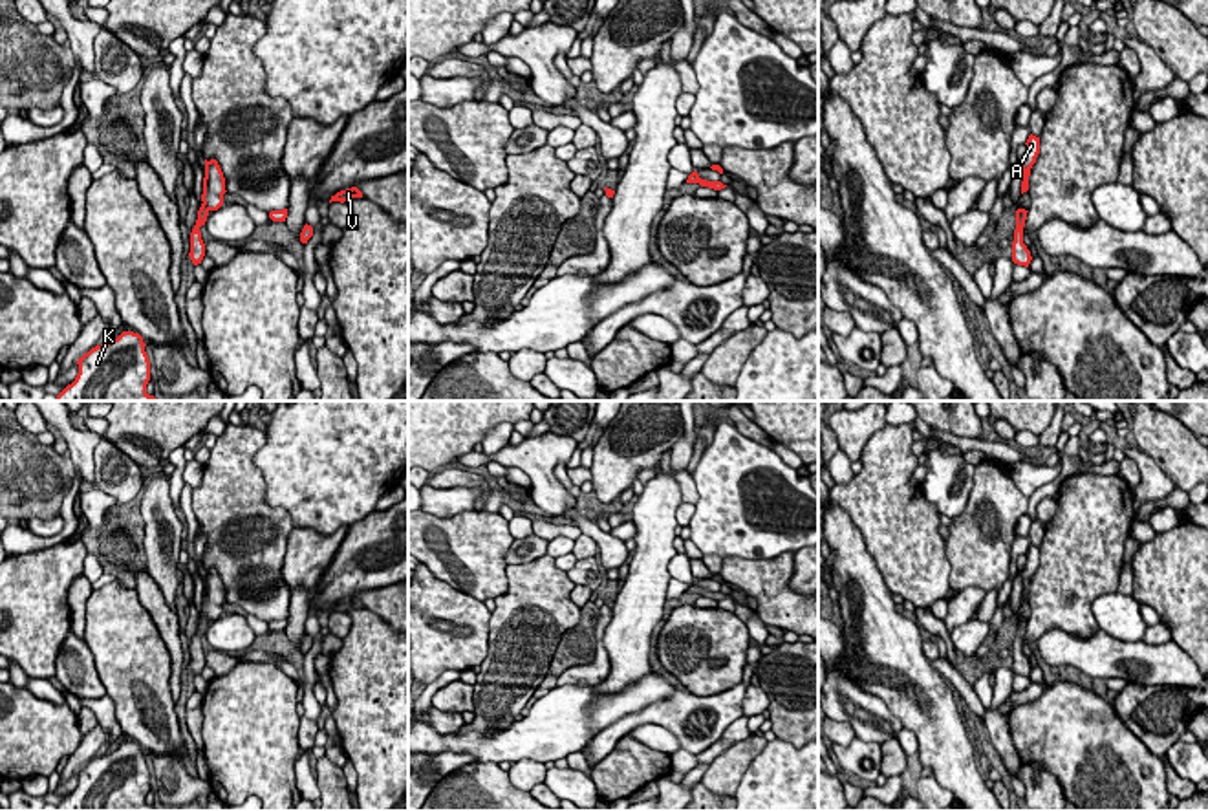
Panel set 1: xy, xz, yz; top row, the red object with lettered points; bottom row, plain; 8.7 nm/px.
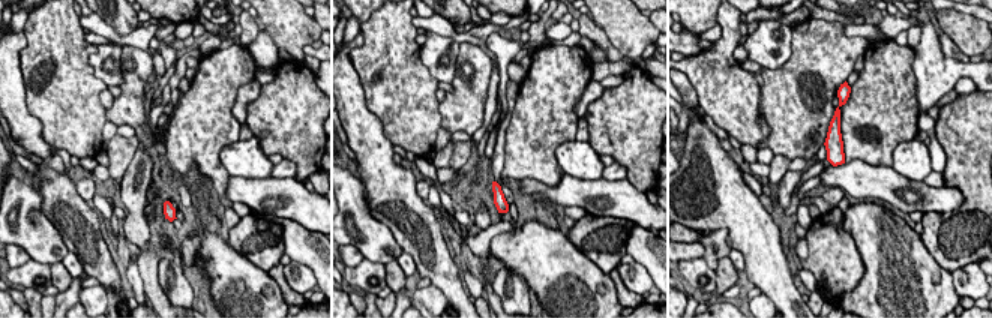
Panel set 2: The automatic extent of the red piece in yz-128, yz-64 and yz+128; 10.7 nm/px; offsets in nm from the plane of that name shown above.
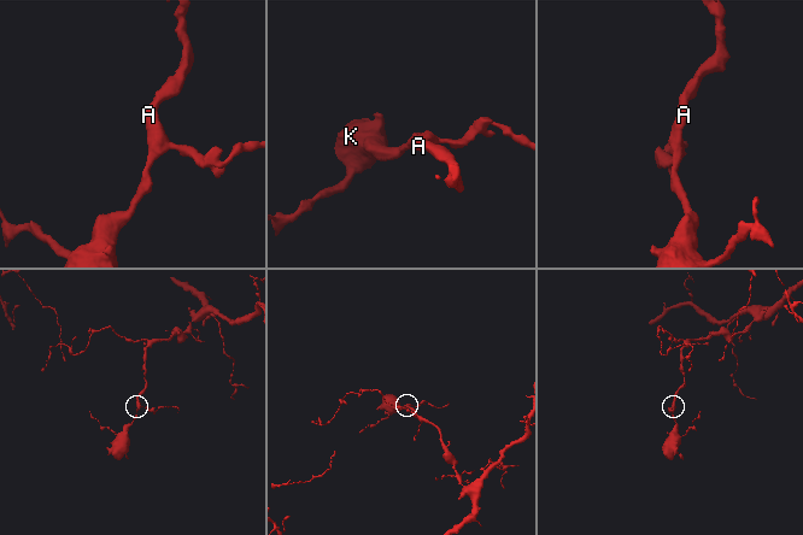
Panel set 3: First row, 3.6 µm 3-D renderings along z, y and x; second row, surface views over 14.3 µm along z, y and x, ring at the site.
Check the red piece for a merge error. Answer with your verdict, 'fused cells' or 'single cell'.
single cell

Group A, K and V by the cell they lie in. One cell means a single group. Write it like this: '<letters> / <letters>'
A K V

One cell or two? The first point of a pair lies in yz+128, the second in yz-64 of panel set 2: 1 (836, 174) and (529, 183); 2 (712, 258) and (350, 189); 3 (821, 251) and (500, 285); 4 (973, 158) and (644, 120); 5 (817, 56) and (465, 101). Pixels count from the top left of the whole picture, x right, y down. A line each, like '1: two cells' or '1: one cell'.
1: one cell
2: one cell
3: one cell
4: one cell
5: one cell

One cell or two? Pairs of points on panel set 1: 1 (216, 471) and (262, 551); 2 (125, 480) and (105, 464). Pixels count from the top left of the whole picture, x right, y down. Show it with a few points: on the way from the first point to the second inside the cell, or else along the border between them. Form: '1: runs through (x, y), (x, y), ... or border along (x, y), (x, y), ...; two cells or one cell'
1: runs through (231, 491), (231, 513), (242, 531); one cell
2: runs through (119, 476), (110, 467); one cell

